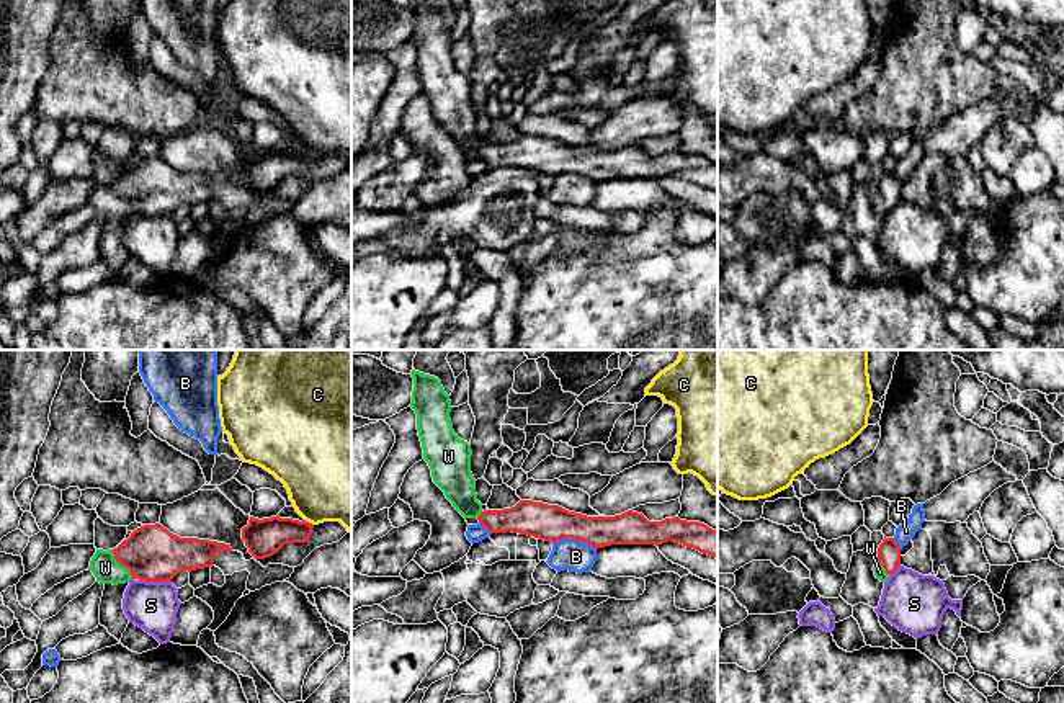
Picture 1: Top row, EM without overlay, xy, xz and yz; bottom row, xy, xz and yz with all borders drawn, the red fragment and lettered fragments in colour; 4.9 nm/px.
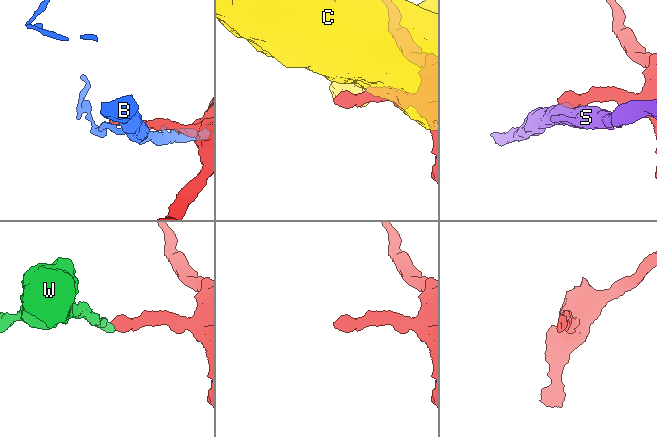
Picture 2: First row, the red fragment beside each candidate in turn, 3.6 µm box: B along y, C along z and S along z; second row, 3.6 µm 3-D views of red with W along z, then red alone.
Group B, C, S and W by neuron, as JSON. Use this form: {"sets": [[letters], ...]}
{"sets": [["B"], ["C"], ["S"], ["W"]]}

